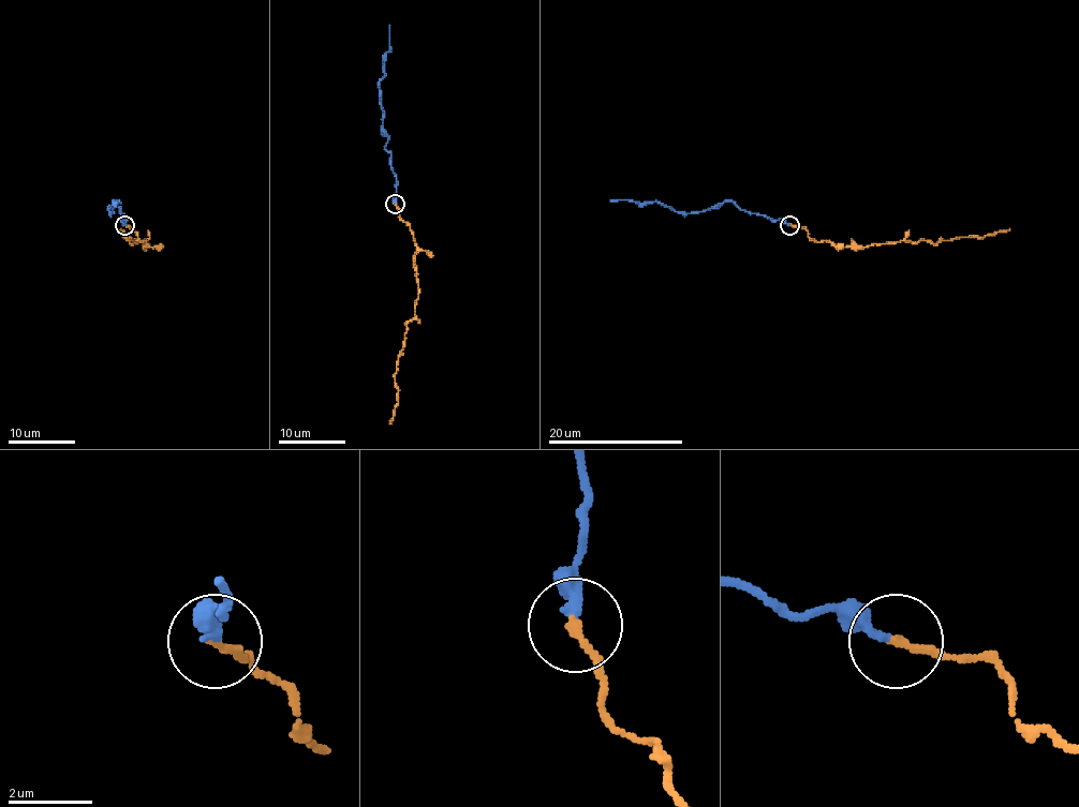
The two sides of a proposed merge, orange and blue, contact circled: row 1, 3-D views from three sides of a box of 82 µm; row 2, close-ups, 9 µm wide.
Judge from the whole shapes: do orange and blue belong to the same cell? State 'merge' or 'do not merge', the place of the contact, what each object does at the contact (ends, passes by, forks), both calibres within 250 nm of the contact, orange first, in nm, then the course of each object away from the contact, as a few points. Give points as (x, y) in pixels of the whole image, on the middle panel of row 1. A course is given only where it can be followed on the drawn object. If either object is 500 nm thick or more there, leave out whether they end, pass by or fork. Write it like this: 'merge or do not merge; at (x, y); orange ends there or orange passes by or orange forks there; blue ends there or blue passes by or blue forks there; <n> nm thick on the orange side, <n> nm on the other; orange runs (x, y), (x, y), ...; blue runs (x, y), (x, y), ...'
merge; at (395, 204); orange ends there; blue ends there; 200 nm thick on the orange side, 280 nm on the other; orange runs (395, 203), (413, 232), (418, 287), (415, 316), (407, 325), (395, 375), (398, 405), (392, 423); blue runs (395, 203), (396, 180), (383, 129), (380, 80), (389, 50), (389, 25)

